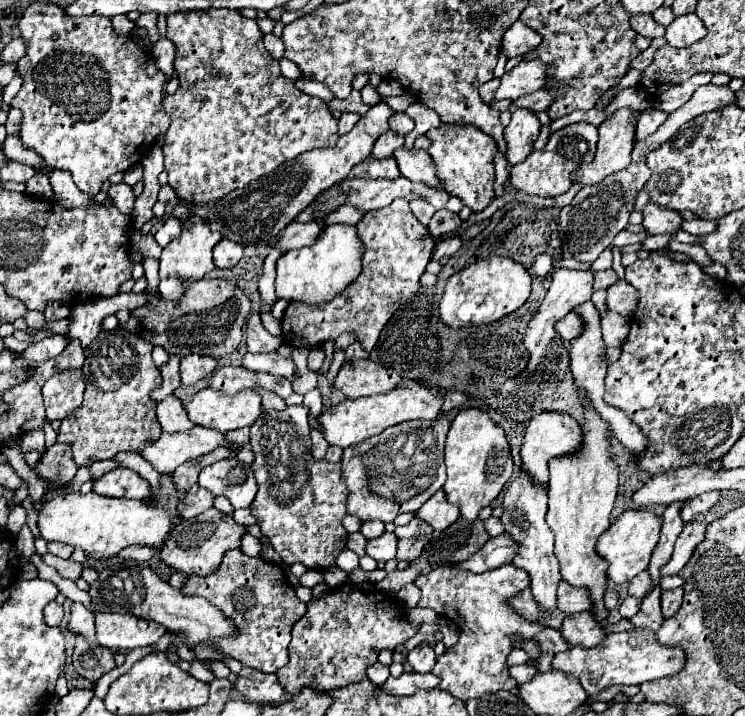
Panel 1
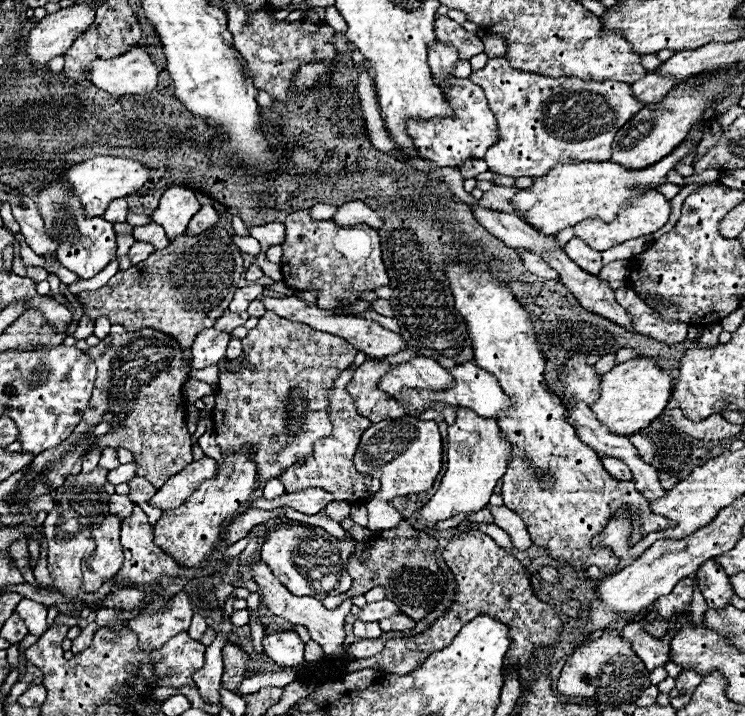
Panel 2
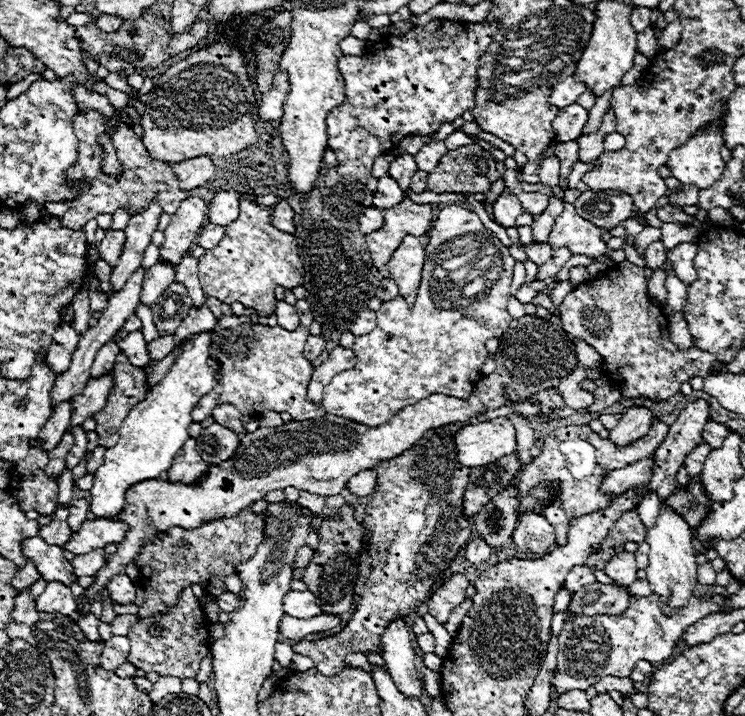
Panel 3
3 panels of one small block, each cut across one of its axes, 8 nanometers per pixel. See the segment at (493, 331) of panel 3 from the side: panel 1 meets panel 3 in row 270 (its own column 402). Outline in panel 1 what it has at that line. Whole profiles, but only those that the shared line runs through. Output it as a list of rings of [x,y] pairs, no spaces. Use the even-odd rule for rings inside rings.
[[[446,414],[434,418],[434,420],[412,420],[402,422],[398,426],[390,426],[378,436],[372,436],[360,444],[354,444],[344,450],[342,456],[342,478],[348,488],[348,508],[354,506],[354,512],[348,512],[352,516],[358,516],[360,520],[382,520],[392,522],[402,512],[418,512],[420,506],[434,496],[446,482],[447,474],[444,468],[444,440],[448,434],[450,418]]]

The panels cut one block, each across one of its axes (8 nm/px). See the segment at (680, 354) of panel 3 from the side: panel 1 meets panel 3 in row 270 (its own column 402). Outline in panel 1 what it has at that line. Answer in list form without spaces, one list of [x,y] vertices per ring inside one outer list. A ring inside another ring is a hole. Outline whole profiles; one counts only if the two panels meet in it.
[[[342,584],[330,590],[322,598],[312,598],[308,602],[308,612],[294,624],[292,642],[288,646],[290,660],[284,668],[276,672],[278,682],[284,686],[288,694],[298,694],[302,688],[312,686],[318,690],[334,690],[348,686],[352,682],[360,682],[366,678],[366,668],[378,660],[382,650],[394,650],[398,644],[404,644],[418,632],[418,626],[412,626],[406,618],[404,608],[398,606],[398,600],[382,596],[382,592],[366,592],[356,584]]]

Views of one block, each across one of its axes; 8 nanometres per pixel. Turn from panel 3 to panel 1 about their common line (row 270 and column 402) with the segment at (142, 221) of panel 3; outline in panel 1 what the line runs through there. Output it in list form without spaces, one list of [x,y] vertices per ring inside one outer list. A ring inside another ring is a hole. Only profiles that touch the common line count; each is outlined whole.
[[[396,112],[396,116],[390,116],[390,128],[392,128],[396,134],[406,136],[408,132],[412,132],[414,120],[412,120],[408,114],[404,114],[404,112]]]

